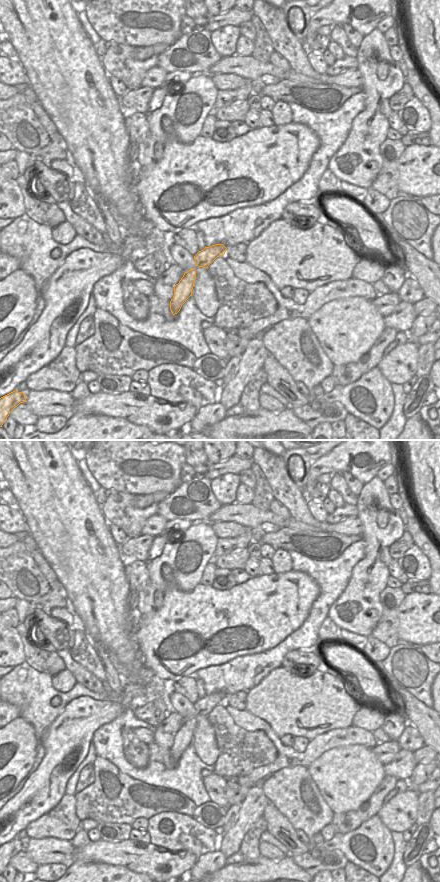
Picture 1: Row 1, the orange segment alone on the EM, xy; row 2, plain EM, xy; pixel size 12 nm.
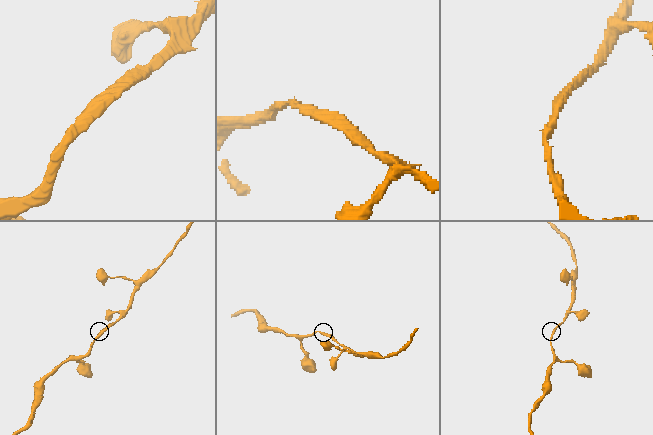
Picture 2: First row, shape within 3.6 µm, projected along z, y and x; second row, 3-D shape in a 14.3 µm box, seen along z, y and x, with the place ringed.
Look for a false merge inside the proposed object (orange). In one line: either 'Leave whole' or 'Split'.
Leave whole.

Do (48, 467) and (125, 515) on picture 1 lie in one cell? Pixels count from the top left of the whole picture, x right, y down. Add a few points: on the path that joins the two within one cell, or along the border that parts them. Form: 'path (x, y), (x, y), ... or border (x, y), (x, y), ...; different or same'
border (100, 506), (102, 515), (109, 523); different

